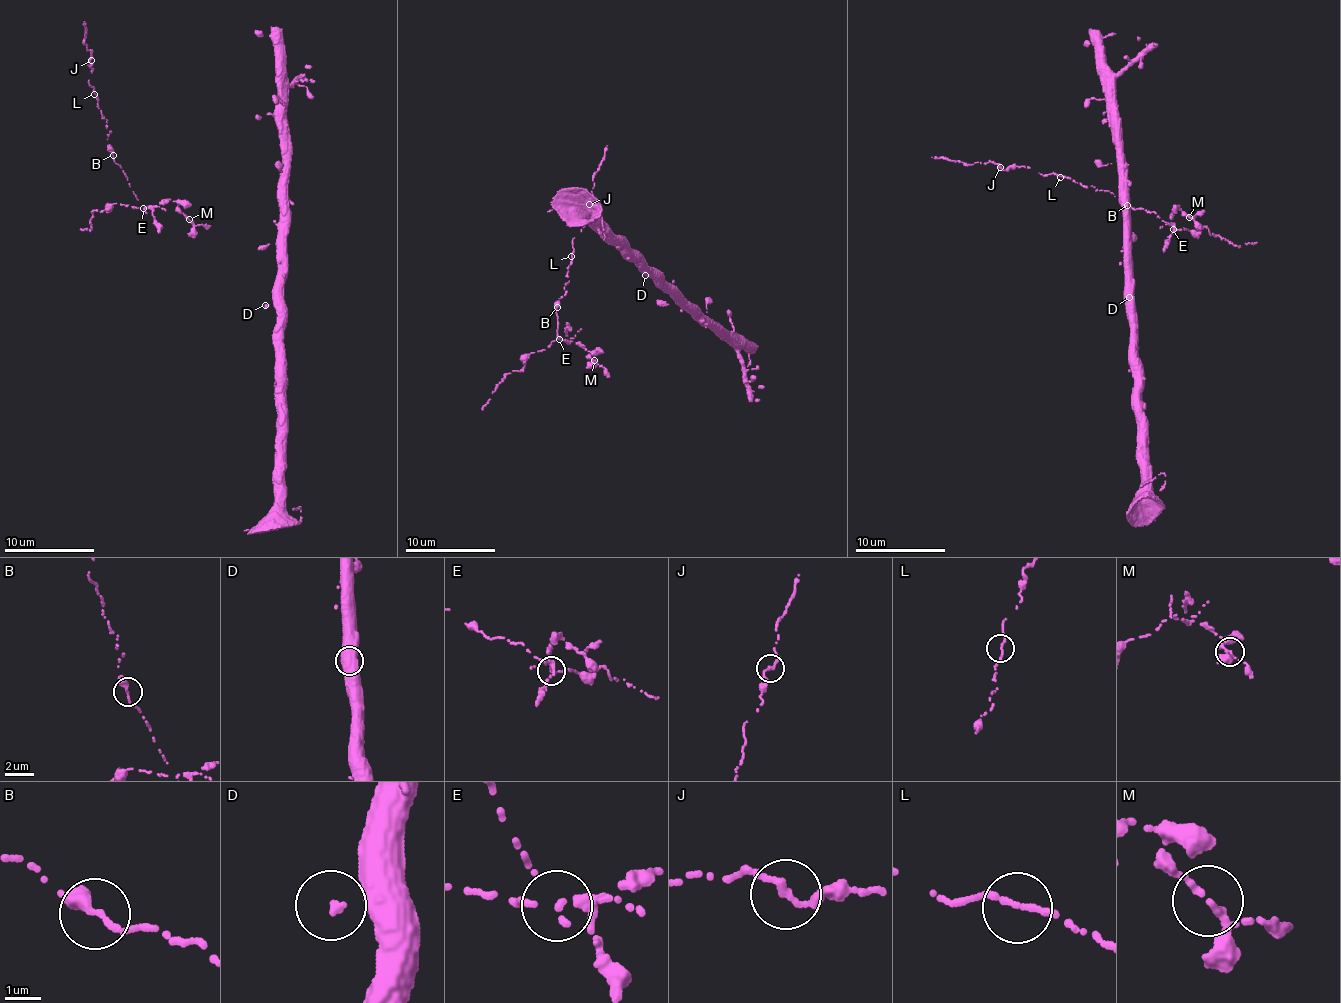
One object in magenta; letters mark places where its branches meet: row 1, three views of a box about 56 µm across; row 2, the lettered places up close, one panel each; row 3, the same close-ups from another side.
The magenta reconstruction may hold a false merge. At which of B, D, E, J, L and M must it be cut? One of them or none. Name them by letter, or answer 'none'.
E

